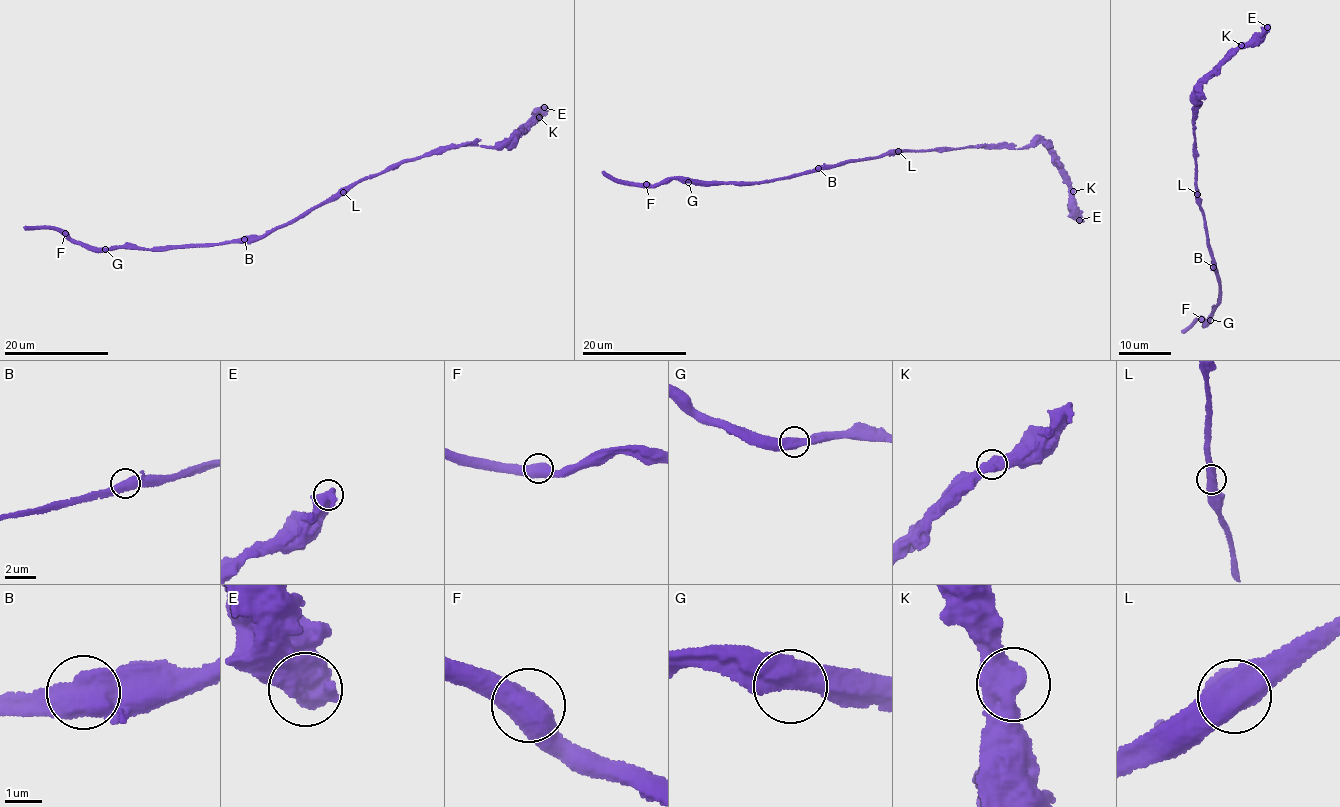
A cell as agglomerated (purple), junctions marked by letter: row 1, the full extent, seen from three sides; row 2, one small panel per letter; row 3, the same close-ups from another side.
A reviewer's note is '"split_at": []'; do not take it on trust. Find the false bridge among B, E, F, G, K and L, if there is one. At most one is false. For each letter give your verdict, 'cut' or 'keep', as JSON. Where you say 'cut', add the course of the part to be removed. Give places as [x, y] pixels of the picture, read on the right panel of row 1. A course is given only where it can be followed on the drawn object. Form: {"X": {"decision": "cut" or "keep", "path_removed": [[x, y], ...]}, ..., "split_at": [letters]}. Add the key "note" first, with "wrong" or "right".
{"note": "right", "B": {"decision": "keep"}, "E": {"decision": "keep"}, "F": {"decision": "keep"}, "G": {"decision": "keep"}, "K": {"decision": "keep"}, "L": {"decision": "keep"}, "split_at": []}

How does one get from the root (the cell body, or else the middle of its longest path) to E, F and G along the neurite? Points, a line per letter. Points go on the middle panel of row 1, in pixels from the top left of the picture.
E: (877, 157), (905, 150), (944, 151), (971, 146), (1023, 149), (1040, 142), (1069, 188), (1069, 201), (1079, 220)
F: (877, 157), (832, 167), (820, 166), (797, 175), (760, 182), (720, 182), (666, 178), (645, 184)
G: (877, 157), (832, 167), (820, 166), (797, 175), (760, 182), (688, 182)

